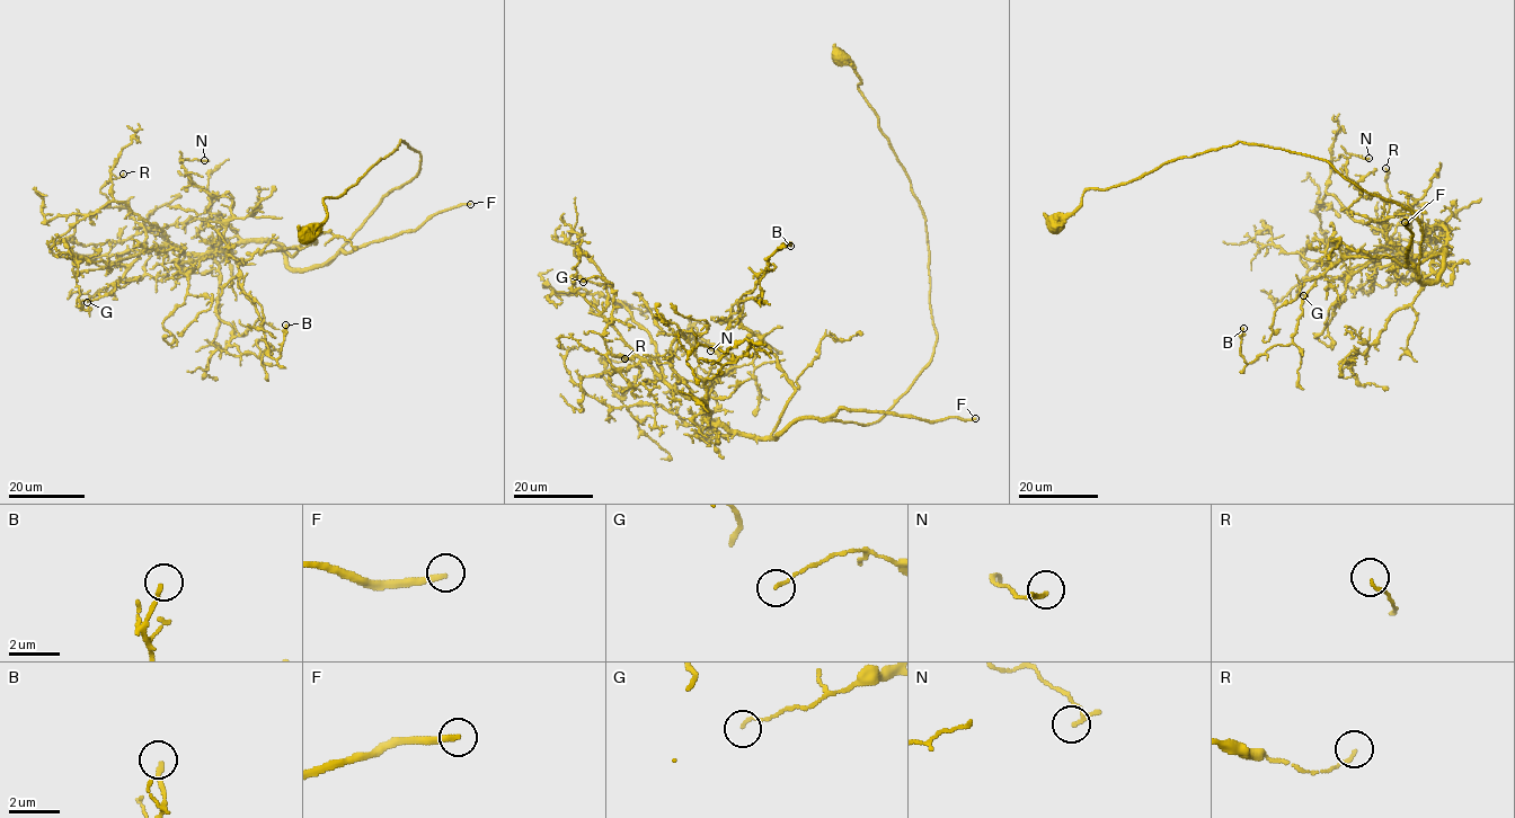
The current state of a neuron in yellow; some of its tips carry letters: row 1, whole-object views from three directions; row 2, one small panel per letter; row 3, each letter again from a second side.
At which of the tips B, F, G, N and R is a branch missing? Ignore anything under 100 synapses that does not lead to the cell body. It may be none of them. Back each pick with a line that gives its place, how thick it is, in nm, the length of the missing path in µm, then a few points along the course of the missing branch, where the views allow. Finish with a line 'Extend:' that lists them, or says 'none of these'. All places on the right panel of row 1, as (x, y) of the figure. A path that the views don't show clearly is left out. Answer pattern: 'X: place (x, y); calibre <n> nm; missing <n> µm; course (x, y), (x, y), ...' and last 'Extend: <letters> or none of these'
F: place (1405, 222); calibre 240 nm; missing 350 µm; course (1405, 222), (1357, 213), (1302, 310), (1301, 272), (1316, 296), (1257, 257), (1167, 269), (1178, 245), (1144, 242)
Extend: F

